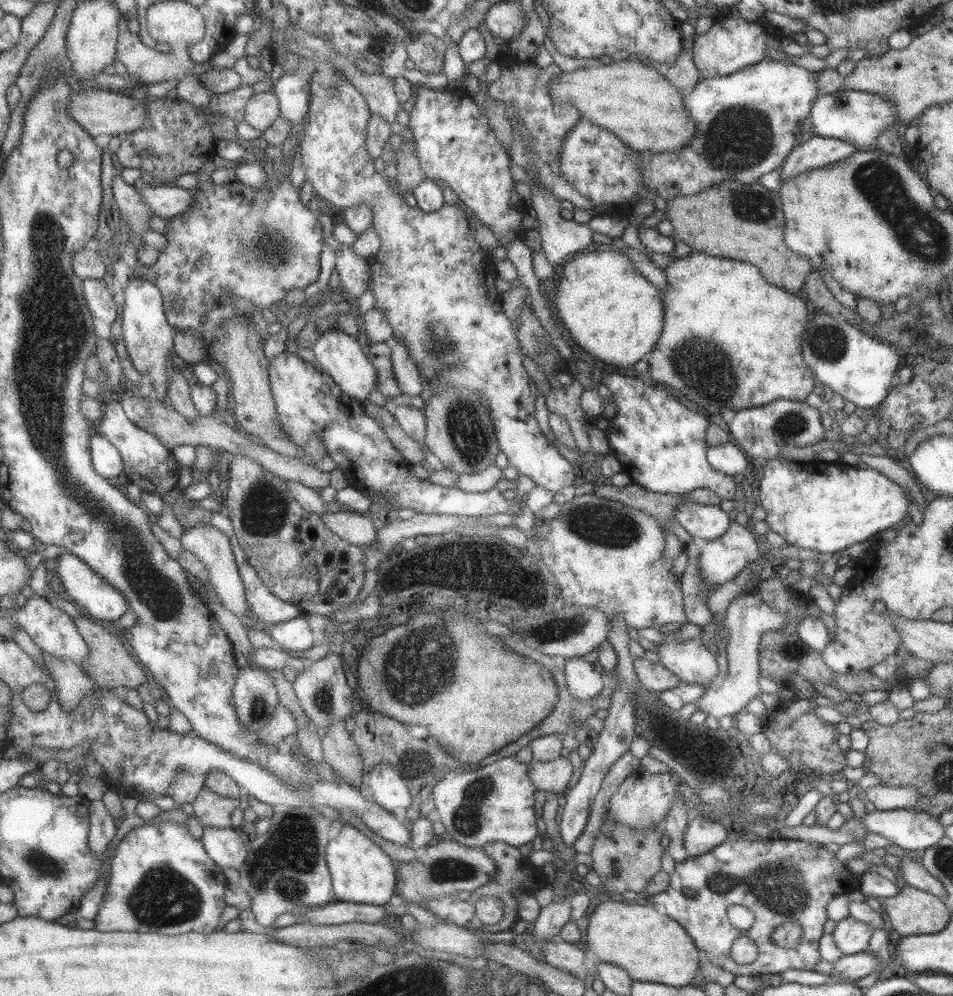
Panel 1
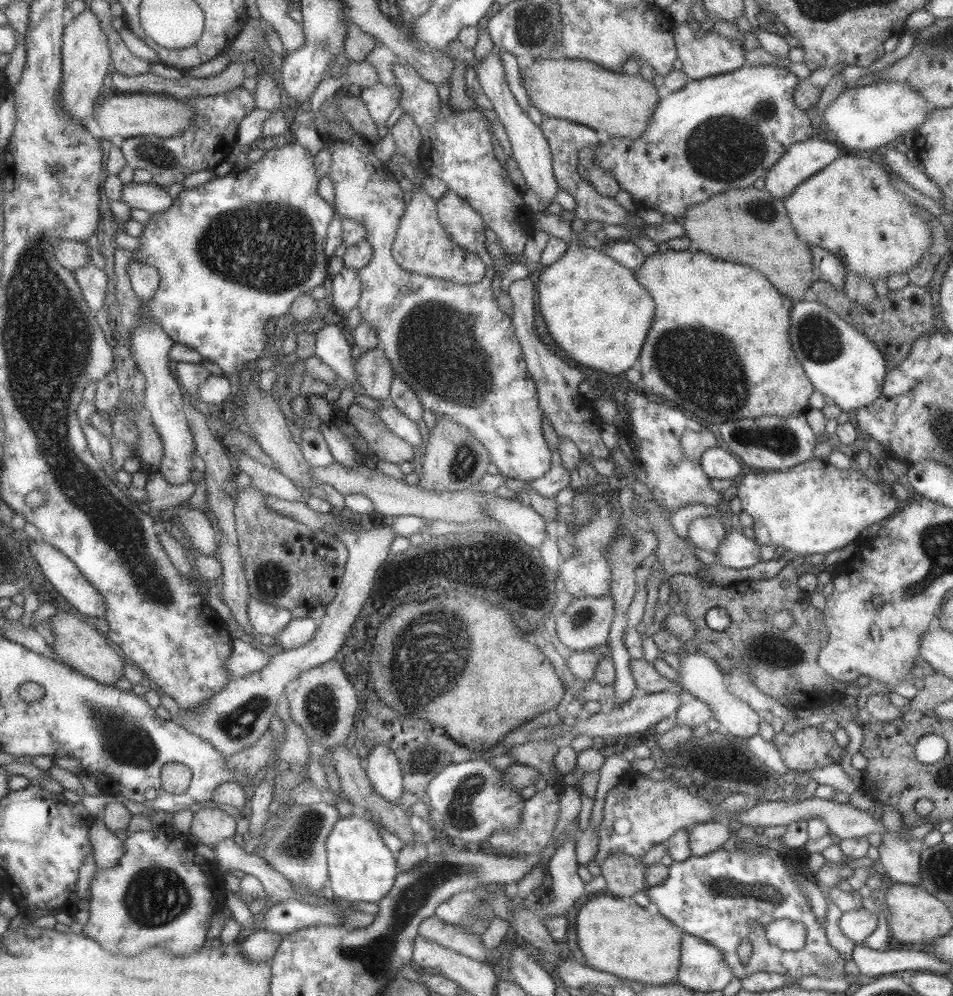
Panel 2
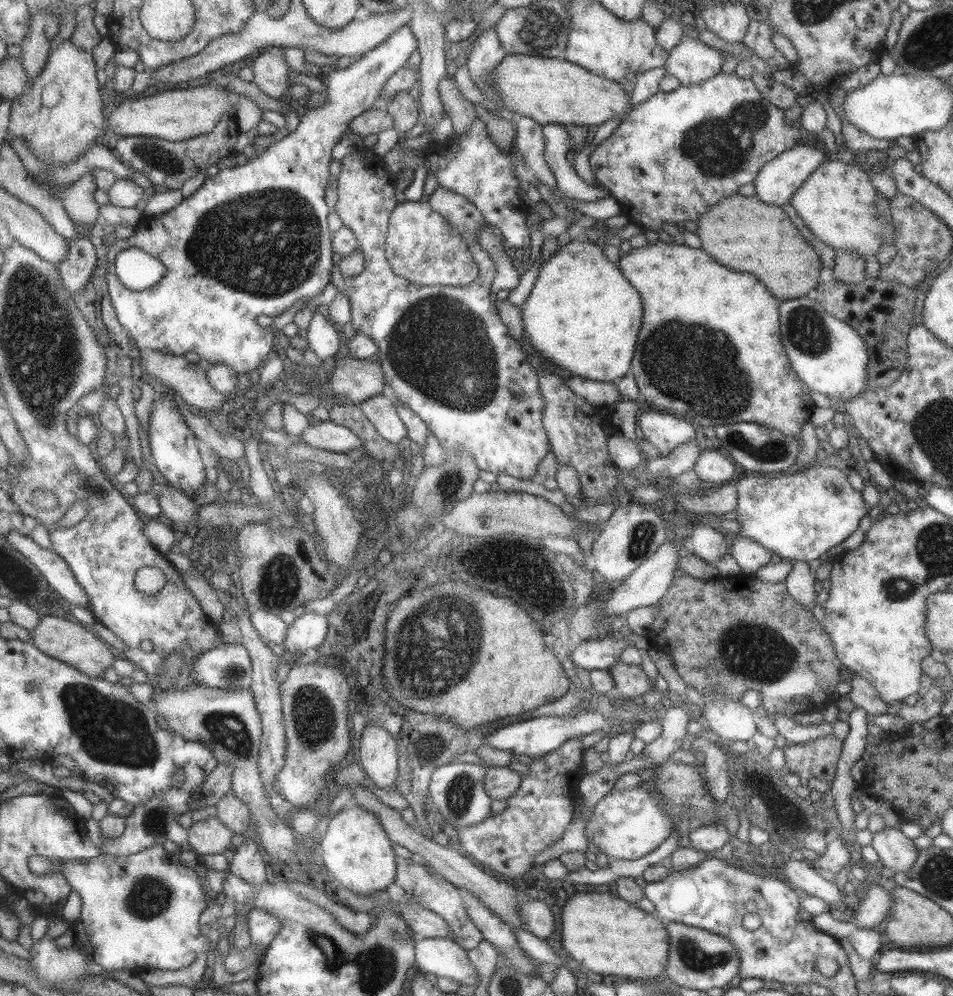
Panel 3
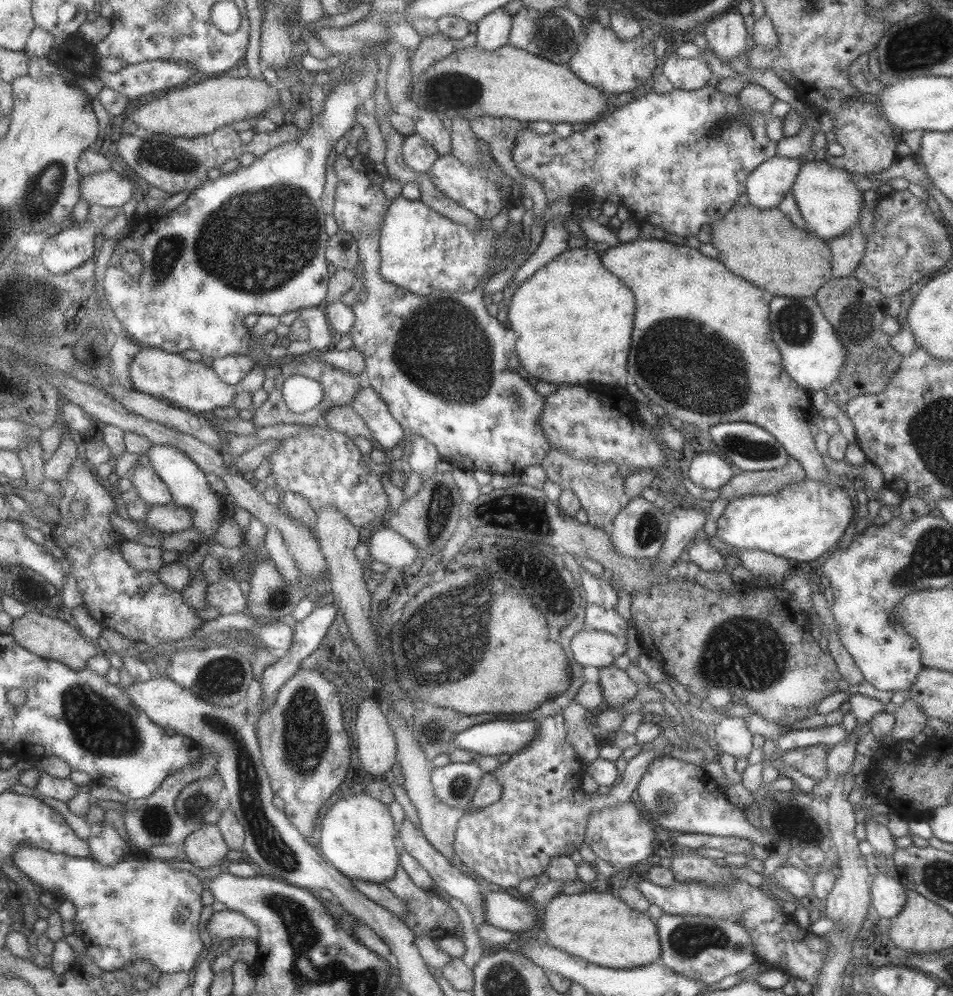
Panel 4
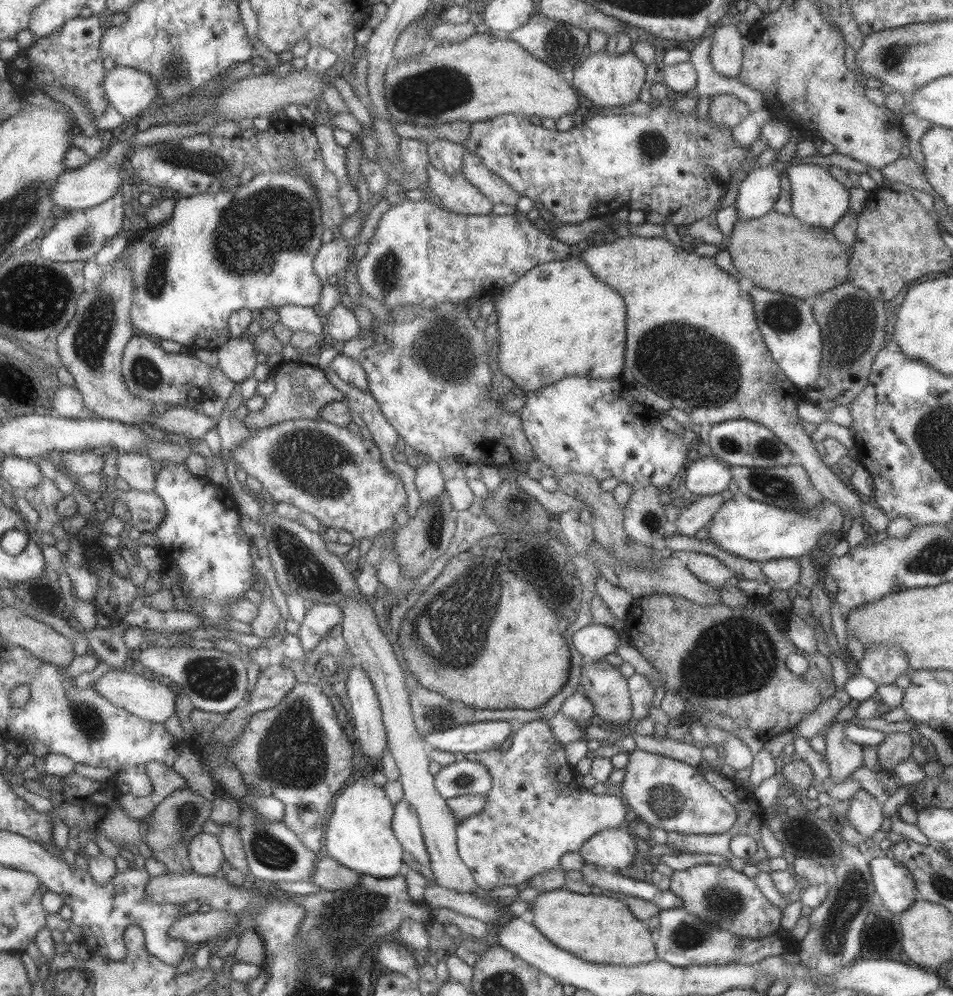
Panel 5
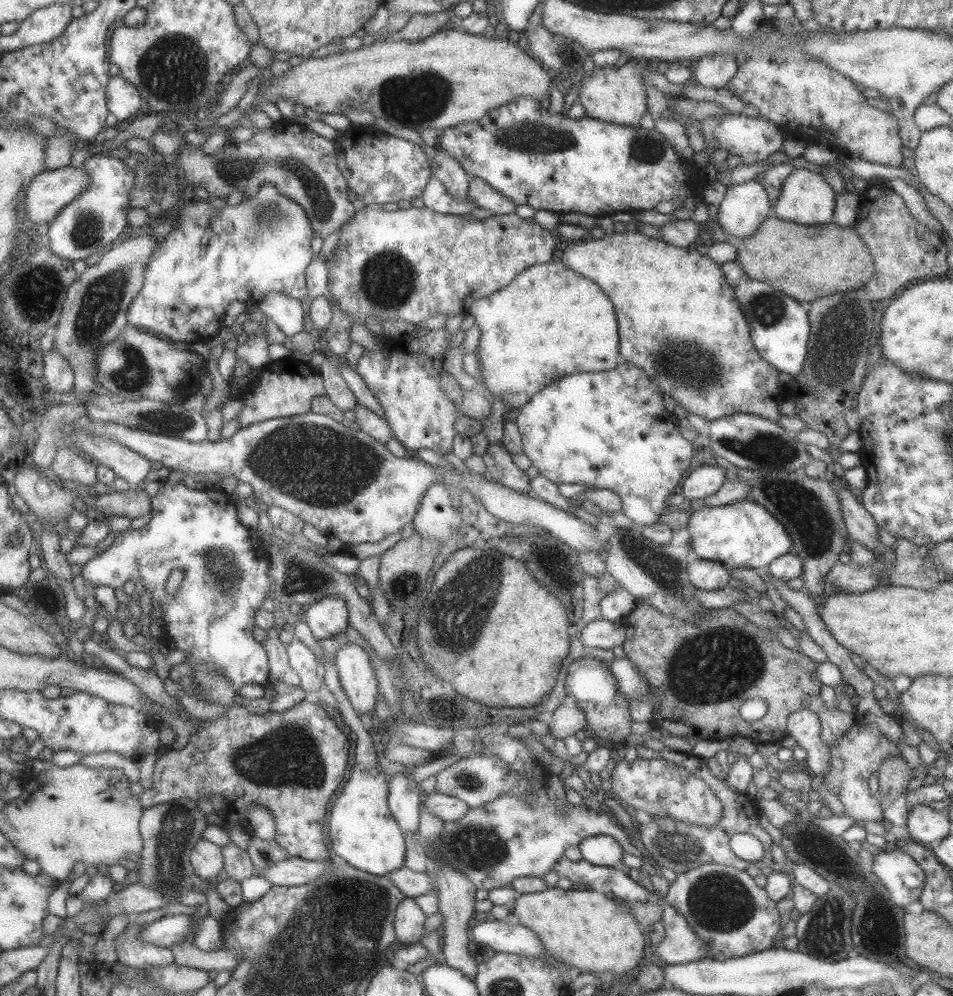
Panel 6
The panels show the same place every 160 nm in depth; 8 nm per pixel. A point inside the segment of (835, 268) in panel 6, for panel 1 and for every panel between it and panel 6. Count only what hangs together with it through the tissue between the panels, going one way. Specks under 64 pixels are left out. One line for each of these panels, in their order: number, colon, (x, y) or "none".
1: (741, 221)
2: (748, 226)
3: (744, 234)
4: (764, 247)
5: (778, 252)

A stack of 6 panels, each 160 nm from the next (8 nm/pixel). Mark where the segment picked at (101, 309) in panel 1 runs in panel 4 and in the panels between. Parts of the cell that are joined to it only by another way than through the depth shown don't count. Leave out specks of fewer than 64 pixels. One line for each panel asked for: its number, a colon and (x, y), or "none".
2: (91, 280)
3: (75, 268)
4: (68, 250)

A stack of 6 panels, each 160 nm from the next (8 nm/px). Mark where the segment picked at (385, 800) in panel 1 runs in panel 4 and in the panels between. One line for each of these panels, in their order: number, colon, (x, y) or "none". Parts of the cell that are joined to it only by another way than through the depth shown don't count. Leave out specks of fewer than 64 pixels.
2: (382, 769)
3: (377, 750)
4: (376, 750)

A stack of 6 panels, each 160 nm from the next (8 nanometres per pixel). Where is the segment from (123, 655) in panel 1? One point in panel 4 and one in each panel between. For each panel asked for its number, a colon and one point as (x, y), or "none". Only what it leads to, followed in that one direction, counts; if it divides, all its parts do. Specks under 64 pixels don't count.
2: (75, 644)
3: (64, 641)
4: (50, 638)

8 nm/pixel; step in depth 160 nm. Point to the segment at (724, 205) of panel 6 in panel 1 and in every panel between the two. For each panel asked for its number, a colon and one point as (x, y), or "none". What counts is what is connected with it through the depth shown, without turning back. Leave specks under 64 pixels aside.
1: (816, 152)
2: (801, 160)
3: (777, 180)
4: (765, 187)
5: (758, 191)

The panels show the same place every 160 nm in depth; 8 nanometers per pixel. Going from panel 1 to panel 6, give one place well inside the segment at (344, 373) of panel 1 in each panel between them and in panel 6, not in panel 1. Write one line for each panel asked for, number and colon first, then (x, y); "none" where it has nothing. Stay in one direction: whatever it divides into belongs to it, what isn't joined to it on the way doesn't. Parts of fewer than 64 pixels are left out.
2: (330, 345)
3: (323, 340)
4: (319, 333)
5: (293, 317)
6: (286, 312)

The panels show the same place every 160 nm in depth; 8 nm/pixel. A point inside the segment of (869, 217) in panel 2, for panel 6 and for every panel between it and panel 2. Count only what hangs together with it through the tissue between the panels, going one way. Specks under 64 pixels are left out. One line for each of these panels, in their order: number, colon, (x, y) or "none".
3: (837, 201)
4: (827, 199)
5: (817, 199)
6: (805, 198)

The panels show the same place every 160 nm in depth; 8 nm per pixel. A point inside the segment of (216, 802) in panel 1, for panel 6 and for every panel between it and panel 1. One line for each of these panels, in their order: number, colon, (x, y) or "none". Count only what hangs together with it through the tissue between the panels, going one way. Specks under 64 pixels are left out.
2: (210, 825)
3: (210, 836)
4: (204, 847)
5: (205, 855)
6: (205, 857)

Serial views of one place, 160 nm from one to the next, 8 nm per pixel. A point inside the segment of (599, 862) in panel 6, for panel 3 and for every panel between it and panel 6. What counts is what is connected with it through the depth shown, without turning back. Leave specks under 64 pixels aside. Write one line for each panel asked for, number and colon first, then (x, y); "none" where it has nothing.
3: (626, 824)
4: (621, 836)
5: (615, 847)

